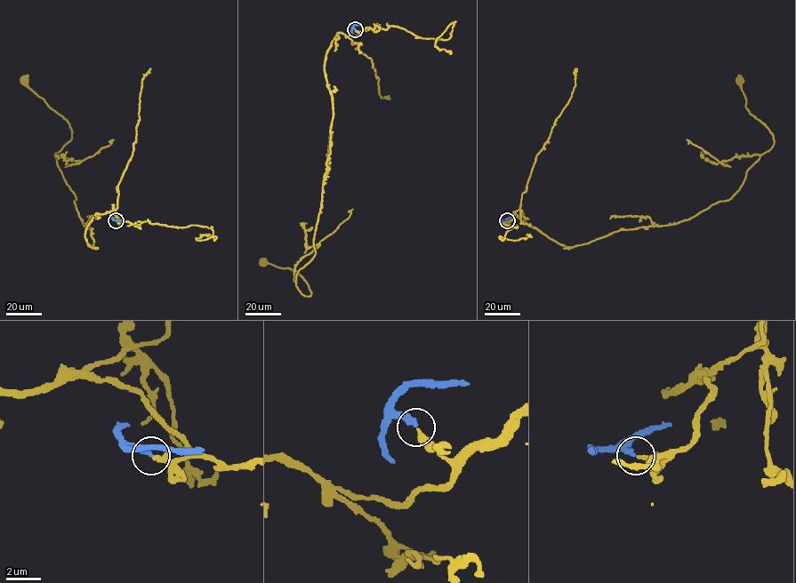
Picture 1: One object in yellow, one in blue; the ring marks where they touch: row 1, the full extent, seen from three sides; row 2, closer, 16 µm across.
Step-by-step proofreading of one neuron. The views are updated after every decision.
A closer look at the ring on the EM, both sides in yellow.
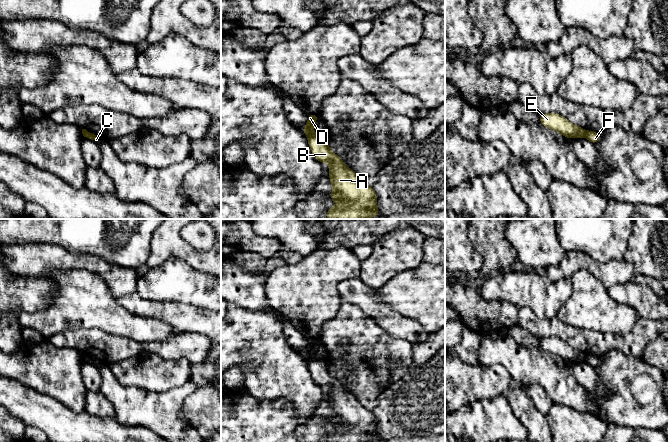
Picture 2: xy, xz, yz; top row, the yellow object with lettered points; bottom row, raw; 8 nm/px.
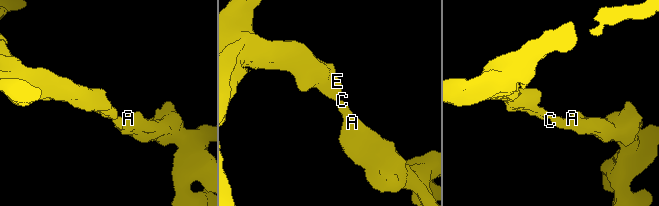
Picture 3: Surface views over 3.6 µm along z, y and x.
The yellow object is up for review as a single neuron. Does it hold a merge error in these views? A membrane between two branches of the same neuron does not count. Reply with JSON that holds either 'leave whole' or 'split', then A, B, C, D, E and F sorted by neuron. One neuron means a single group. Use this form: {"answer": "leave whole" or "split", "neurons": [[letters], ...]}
{"answer": "split", "neurons": [["A", "B", "C", "F"], ["D", "E"]]}

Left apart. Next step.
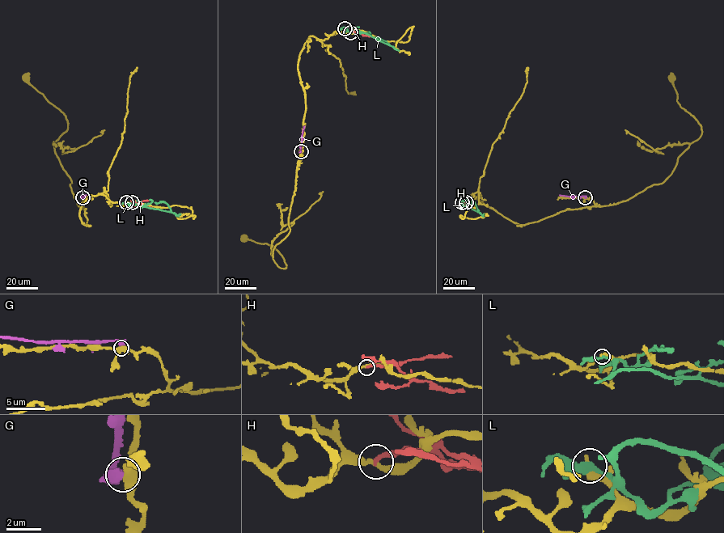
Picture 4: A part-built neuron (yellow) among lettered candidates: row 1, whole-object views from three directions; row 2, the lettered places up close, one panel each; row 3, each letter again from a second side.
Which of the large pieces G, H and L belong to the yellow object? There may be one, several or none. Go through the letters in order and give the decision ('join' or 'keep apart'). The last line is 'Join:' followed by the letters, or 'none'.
G: keep apart
H: keep apart
L: keep apart
Join: none

